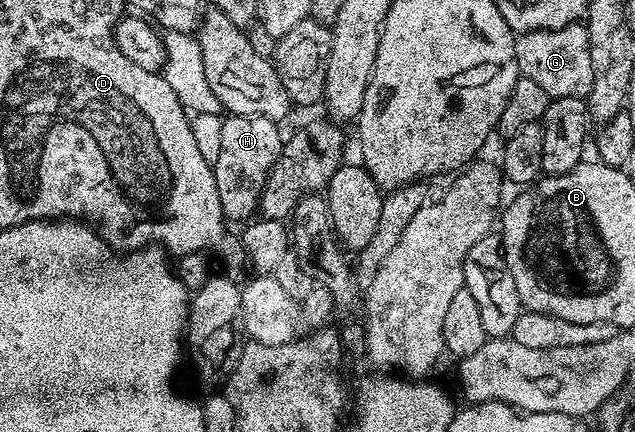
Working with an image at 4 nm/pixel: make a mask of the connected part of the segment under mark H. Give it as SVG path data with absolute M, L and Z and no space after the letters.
M227 115L222 121L220 130L220 156L212 167L216 178L216 190L220 194L220 206L223 217L227 221L242 220L246 222L258 212L258 199L262 197L262 187L276 162L276 158L282 153L284 143L283 133L278 133L279 125L273 120L263 116L236 116Z

